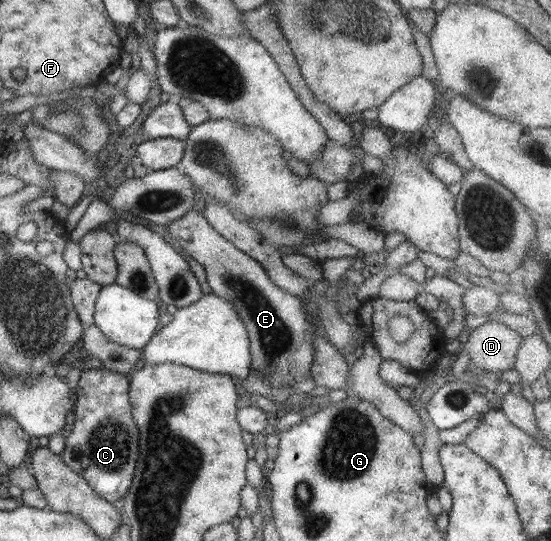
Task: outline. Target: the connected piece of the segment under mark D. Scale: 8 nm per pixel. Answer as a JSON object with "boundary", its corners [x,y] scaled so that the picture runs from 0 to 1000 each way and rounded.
{"boundary":[[[882,595],[838,625],[828,651],[844,651],[862,678],[886,688],[911,688],[933,678],[935,654],[947,623],[904,595]]]}

